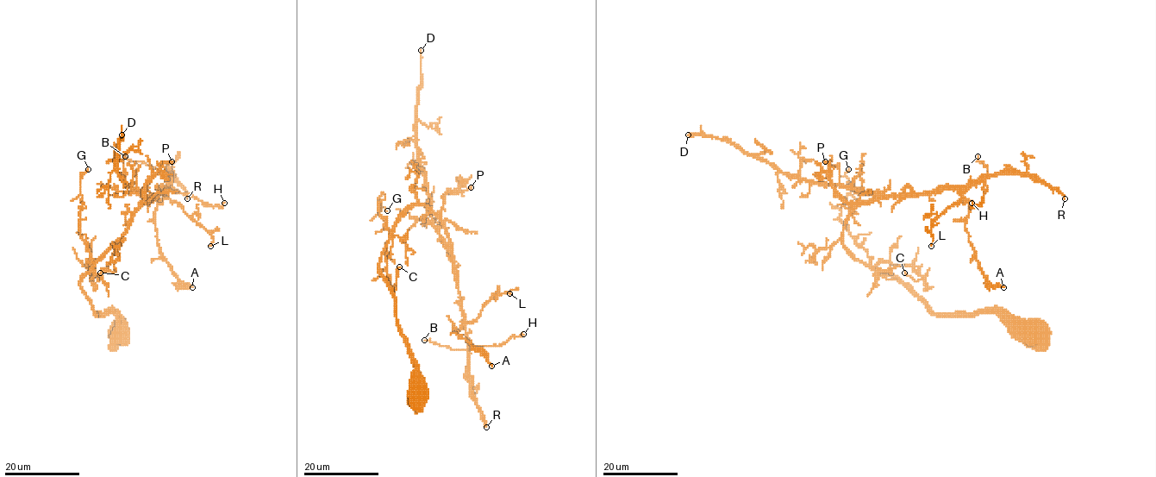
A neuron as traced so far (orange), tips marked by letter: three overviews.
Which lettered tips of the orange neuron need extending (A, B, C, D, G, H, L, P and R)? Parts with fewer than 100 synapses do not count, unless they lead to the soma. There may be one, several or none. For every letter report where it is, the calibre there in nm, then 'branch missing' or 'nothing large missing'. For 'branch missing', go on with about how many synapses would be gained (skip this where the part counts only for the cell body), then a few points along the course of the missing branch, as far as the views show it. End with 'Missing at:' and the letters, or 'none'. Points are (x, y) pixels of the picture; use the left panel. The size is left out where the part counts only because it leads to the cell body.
A: (192, 287) | 180 nm | nothing large missing
B: (125, 156) | 140 nm | nothing large missing
C: (100, 273) | 120 nm | nothing large missing
D: (121, 134) | 320 nm | branch missing | 120 syn | (121, 134), (122, 138), (156, 137), (178, 129), (193, 144), (196, 186), (214, 235), (243, 247)
G: (88, 169) | 130 nm | nothing large missing
H: (224, 203) | 150 nm | nothing large missing
L: (210, 246) | 140 nm | nothing large missing
P: (171, 161) | 280 nm | nothing large missing
R: (187, 198) | 110 nm | nothing large missing
Missing at: D

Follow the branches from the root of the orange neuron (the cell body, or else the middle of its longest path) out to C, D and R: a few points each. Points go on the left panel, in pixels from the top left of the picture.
C: (118, 337), (117, 316), (96, 315), (81, 287), (92, 267), (87, 261), (92, 280), (100, 273)
D: (118, 337), (117, 316), (96, 315), (81, 281), (150, 198), (118, 174), (121, 134)
R: (118, 337), (117, 316), (95, 312), (82, 279), (170, 174), (187, 198)

